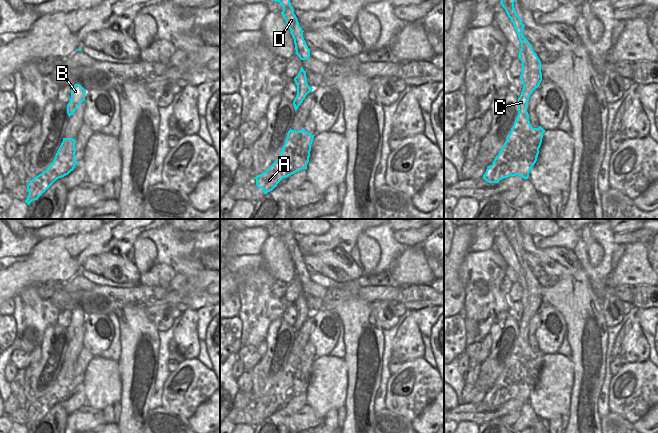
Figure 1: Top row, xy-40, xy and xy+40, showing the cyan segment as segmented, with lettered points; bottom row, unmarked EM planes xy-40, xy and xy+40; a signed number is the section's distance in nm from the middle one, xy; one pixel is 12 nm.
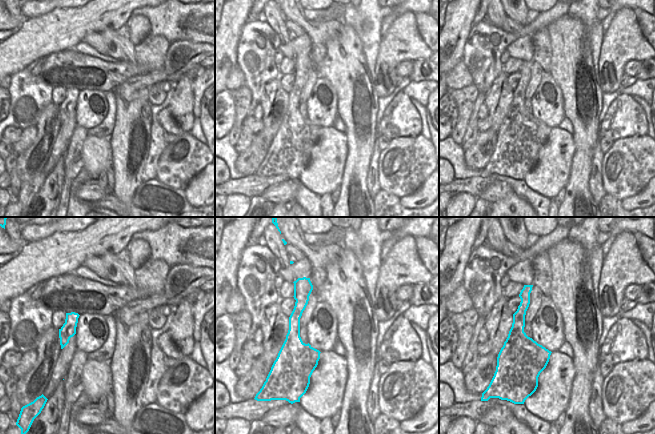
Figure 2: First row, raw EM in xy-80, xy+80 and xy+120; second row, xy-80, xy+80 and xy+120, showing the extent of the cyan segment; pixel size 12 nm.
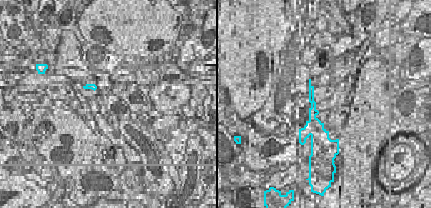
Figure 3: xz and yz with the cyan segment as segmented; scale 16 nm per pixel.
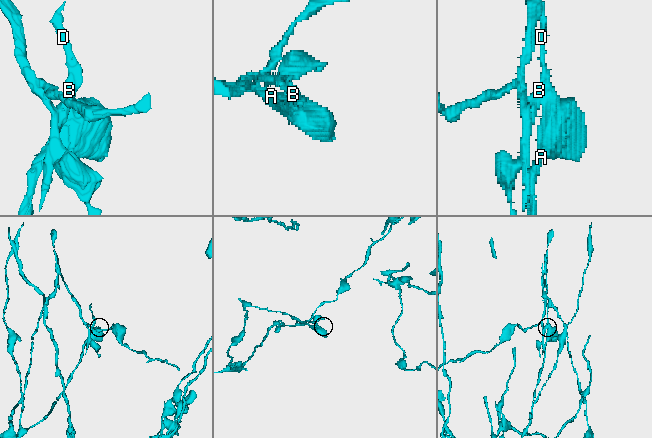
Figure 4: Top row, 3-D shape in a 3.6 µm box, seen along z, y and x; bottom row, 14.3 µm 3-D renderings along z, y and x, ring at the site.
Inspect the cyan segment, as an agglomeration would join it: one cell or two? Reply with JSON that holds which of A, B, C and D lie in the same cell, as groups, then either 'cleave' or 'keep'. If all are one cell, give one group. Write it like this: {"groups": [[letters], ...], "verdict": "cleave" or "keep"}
{"groups": [["A", "C", "D"], ["B"]], "verdict": "cleave"}

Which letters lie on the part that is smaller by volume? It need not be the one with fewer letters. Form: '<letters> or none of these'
A, C, D

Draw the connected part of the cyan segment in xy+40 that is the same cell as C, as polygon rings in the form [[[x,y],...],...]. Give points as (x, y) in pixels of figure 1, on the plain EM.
[[[502,219],[500,227],[517,256],[527,284],[529,305],[523,310],[518,322],[518,339],[514,349],[498,379],[493,387],[487,391],[482,401],[489,407],[498,407],[504,402],[516,399],[528,403],[530,394],[537,385],[545,356],[541,350],[538,352],[531,350],[527,336],[529,321],[542,305],[541,285],[534,276],[532,269],[523,259],[525,249],[515,235],[514,226],[516,224],[517,219]]]

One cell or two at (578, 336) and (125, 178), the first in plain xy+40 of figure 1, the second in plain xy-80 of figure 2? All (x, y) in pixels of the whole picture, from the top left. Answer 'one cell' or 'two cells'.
one cell

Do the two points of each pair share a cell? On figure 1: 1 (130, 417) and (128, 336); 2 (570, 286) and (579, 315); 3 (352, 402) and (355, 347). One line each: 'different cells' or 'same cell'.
1: same cell
2: same cell
3: same cell

